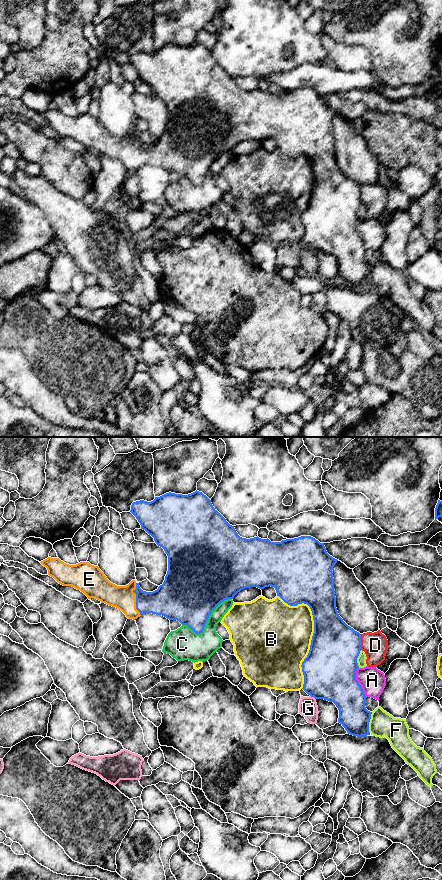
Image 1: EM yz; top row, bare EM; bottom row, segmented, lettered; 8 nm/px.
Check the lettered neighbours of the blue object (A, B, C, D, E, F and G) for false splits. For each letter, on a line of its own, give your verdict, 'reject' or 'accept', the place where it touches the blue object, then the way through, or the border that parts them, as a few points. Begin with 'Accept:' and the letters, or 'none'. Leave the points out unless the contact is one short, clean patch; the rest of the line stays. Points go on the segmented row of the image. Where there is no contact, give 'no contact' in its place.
Accept: E
A: reject; contact yz (358, 682)
B: reject; contact yz (314, 632)
C: reject; contact yz (206, 622)
D: reject; contact yz (360, 642)
E: accept; contact yz (136, 599)
F: reject; contact yz (369, 721)
G: reject; contact yz (313, 696)

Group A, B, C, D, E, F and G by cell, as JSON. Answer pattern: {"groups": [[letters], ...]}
{"groups": [["A"], ["B"], ["C"], ["D"], ["E"], ["F"], ["G"]]}

